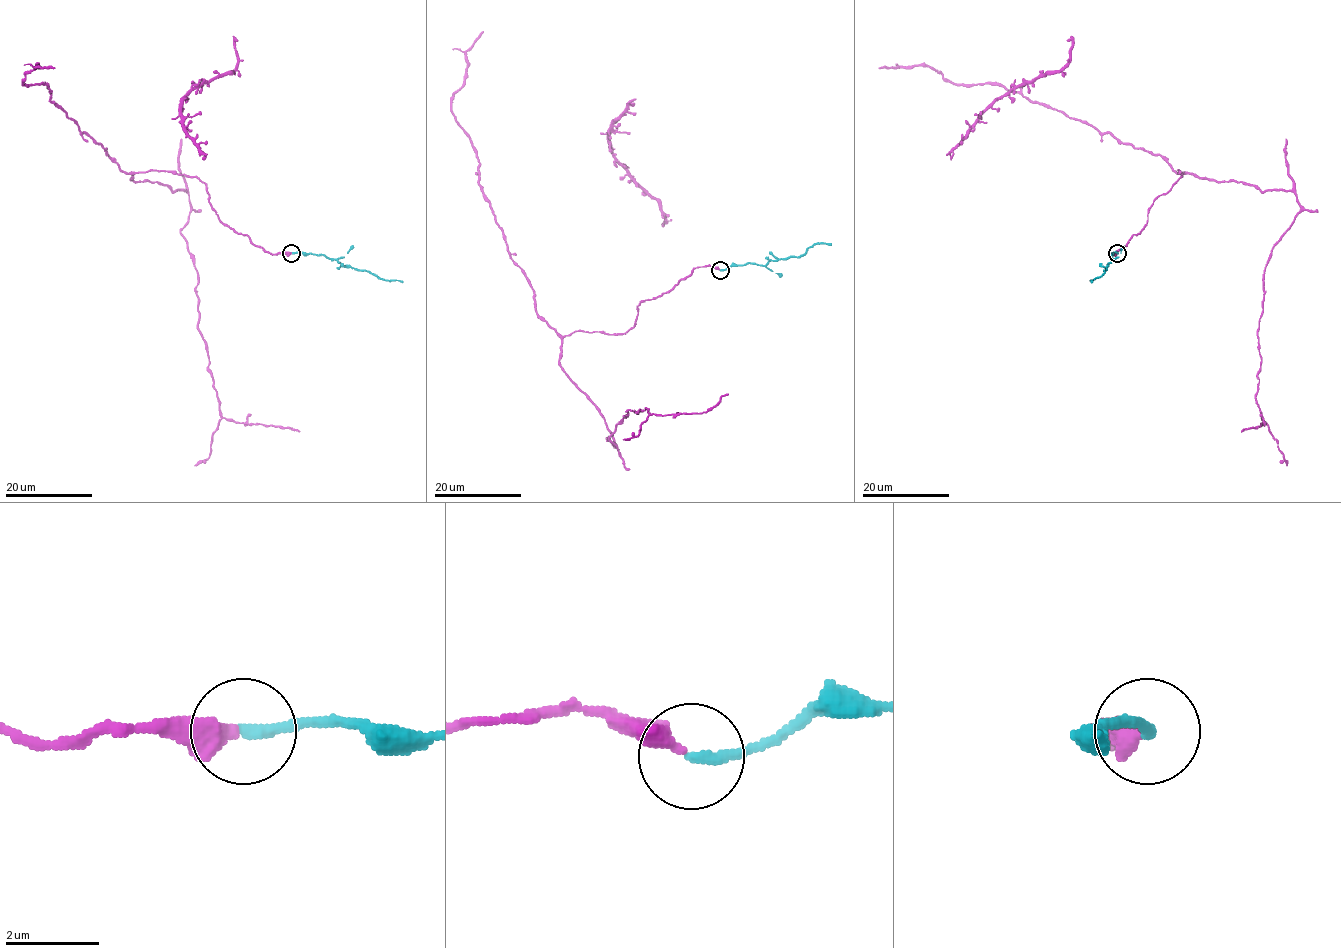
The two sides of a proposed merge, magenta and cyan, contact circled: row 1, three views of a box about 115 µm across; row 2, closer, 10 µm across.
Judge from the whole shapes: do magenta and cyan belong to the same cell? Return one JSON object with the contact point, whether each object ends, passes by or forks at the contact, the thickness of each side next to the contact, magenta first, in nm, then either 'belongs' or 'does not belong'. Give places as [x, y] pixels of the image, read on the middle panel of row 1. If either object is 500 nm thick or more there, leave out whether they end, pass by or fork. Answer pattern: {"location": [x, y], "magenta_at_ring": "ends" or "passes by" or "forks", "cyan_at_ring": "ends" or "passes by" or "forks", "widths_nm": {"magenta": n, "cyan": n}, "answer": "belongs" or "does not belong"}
{"location": [720, 270], "magenta_at_ring": "ends", "cyan_at_ring": "ends", "widths_nm": {"magenta": 420, "cyan": 240}, "answer": "belongs"}

